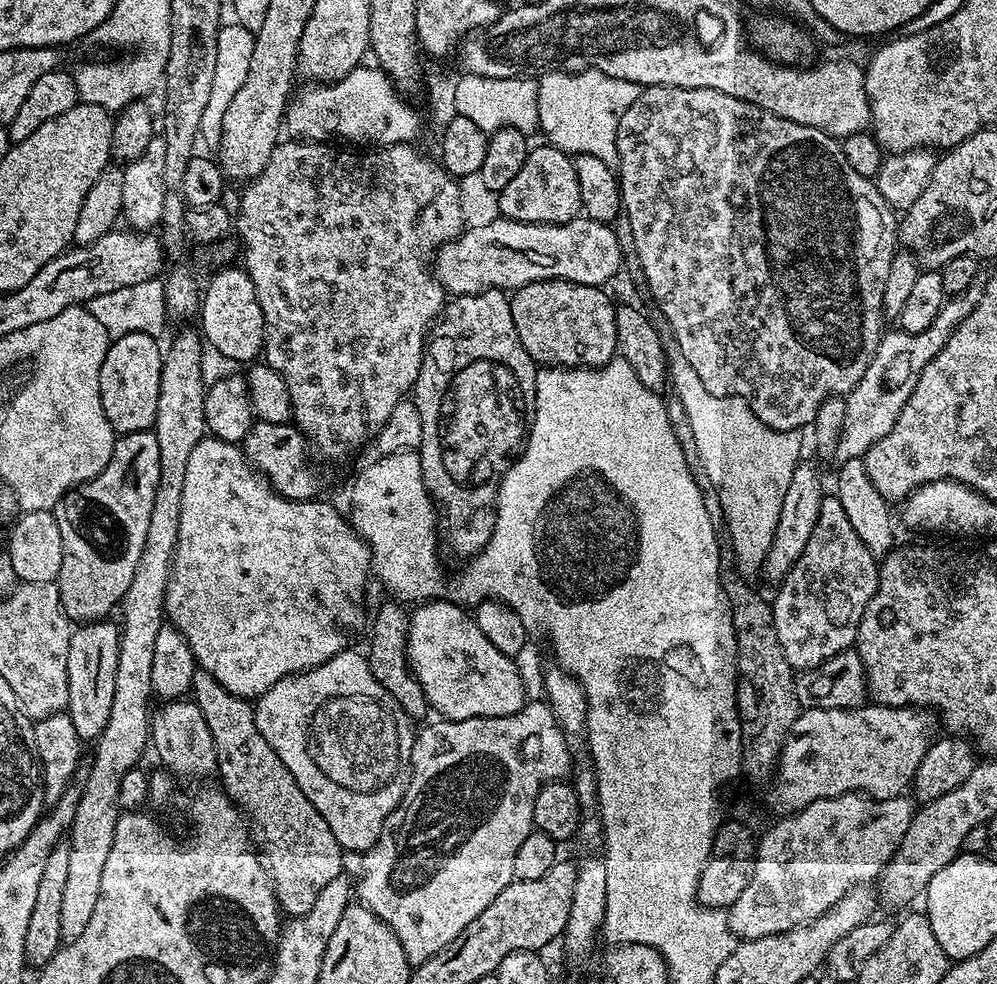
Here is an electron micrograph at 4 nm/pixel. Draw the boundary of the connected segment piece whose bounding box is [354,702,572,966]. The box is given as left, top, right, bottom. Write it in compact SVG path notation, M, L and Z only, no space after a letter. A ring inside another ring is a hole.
M525 703L522 710L509 716L479 716L465 720L440 718L437 721L437 724L425 723L423 725L425 728L417 734L416 741L412 744L412 773L409 776L407 773L404 796L394 811L384 819L382 834L374 842L374 846L363 853L360 881L355 881L354 884L354 892L359 903L369 908L378 918L382 918L382 922L386 922L390 930L394 930L398 942L402 942L402 950L406 950L409 965L412 966L434 958L438 950L454 942L454 938L458 938L458 934L462 934L462 930L466 930L466 926L470 926L470 922L474 922L474 918L478 918L478 914L482 914L482 910L486 910L486 906L490 906L490 902L494 902L494 898L498 898L498 894L502 894L502 890L506 890L506 886L512 883L514 854L518 854L518 846L522 846L522 842L526 842L526 838L534 830L532 815L534 798L538 798L538 790L556 780L564 780L572 768L572 752L568 749L569 737L554 718L547 703Z

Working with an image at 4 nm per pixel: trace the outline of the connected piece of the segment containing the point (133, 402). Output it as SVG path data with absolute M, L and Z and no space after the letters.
M128 333L124 337L113 339L106 350L106 358L102 362L102 370L100 371L100 397L102 398L102 410L106 414L106 418L110 422L113 433L123 434L125 432L146 432L155 425L156 415L158 414L158 390L160 389L160 371L162 370L162 348L159 348L157 337L148 333Z

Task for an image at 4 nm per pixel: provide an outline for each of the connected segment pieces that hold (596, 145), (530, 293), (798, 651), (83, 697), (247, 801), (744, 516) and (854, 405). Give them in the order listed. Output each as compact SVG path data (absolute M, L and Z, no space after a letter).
M586 68L583 70L553 70L543 73L539 77L536 88L538 90L539 131L544 132L543 139L547 143L569 154L576 156L594 154L594 158L602 158L602 162L613 166L619 165L620 155L616 145L618 122L622 122L622 114L626 114L626 110L634 106L634 102L641 94L641 85L622 78L614 78L610 74L602 74L597 68Z
M539 280L524 284L511 293L514 326L520 344L540 366L554 368L600 368L614 359L616 347L616 309L603 287L594 284L575 284L569 280Z
M834 494L825 495L822 506L818 510L818 522L814 522L814 534L810 534L810 542L806 542L806 550L802 550L802 558L798 558L798 562L794 562L794 566L786 574L786 578L775 589L776 600L771 601L772 613L774 614L774 630L778 630L778 642L782 642L782 654L786 654L786 662L789 666L793 670L818 668L830 658L834 658L834 654L853 647L862 622L862 614L866 614L866 606L870 602L870 598L874 598L879 581L880 569L877 557L873 556L871 550L864 545L862 538L858 538L858 534L854 534L854 526L850 526L849 520L846 519L846 510L842 506L842 502L838 502L838 498Z
M111 619L84 622L73 631L70 638L70 654L66 658L68 675L67 714L74 722L81 741L95 742L106 730L110 718L110 706L114 703L114 674L118 674L118 650L121 629L111 624Z
M203 670L194 674L190 696L202 710L206 726L210 726L219 783L246 817L255 851L272 879L276 900L289 917L306 914L318 902L318 894L342 875L340 867L346 856L340 843L326 826L326 818L302 794L294 774L286 770L282 758L262 738L256 725L256 709L245 697L228 692L218 678Z
M682 350L676 352L676 356L668 356L668 375L674 396L682 400L686 415L690 418L691 429L694 430L695 441L691 447L704 467L703 479L714 486L718 502L722 502L737 565L745 573L752 572L755 568L757 571L770 550L770 542L774 542L774 530L782 514L782 498L786 498L790 478L796 465L801 463L800 451L804 448L804 440L800 436L803 435L799 431L779 432L766 426L742 398L710 394L710 390L702 386L702 378L698 378L694 366L690 366L690 362L686 360L680 360L680 353Z
M976 287L954 297L953 300L952 297L945 299L942 310L938 310L938 318L934 318L931 326L918 334L899 330L885 331L880 337L880 345L870 366L866 366L866 374L862 374L862 382L858 382L858 386L854 386L854 390L847 393L844 428L841 430L840 440L834 447L837 461L864 457L870 446L878 442L878 438L890 434L922 370L926 370L926 366L940 353L942 346L946 346L952 331L967 318L970 310L974 310L974 306L980 301L980 293L981 289Z

